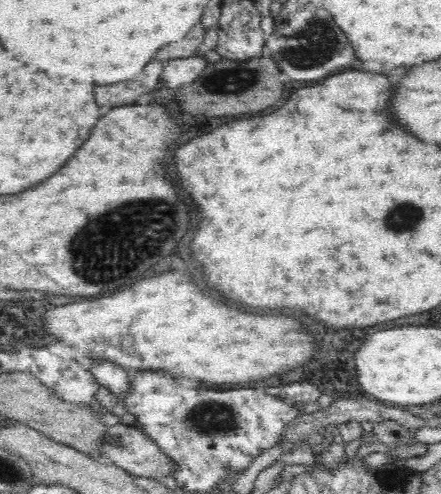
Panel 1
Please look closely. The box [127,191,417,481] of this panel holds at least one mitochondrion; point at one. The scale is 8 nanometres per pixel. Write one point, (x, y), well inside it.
(214, 417)

